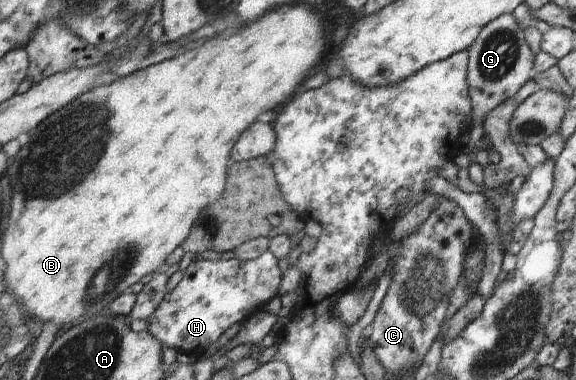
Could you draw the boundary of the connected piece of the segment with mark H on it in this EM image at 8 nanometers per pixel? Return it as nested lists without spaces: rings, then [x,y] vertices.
[[[270,250],[253,260],[197,260],[191,262],[183,271],[181,281],[169,293],[164,295],[160,305],[146,319],[147,331],[151,332],[165,349],[172,347],[177,352],[188,355],[203,355],[210,345],[231,325],[244,323],[278,294],[278,286],[283,276],[278,268],[278,260]]]

